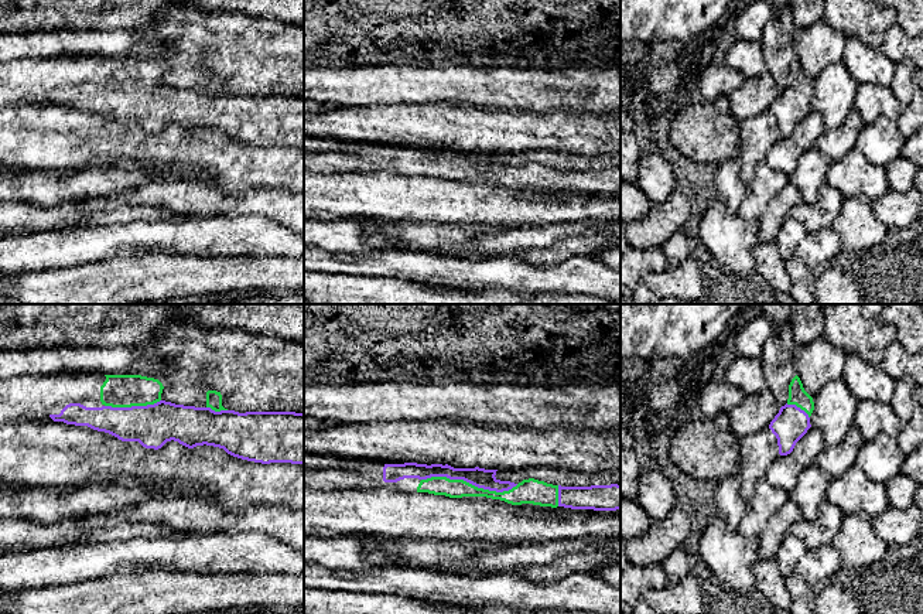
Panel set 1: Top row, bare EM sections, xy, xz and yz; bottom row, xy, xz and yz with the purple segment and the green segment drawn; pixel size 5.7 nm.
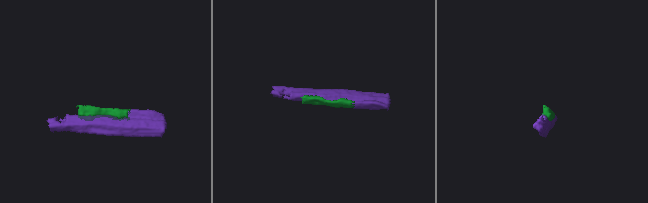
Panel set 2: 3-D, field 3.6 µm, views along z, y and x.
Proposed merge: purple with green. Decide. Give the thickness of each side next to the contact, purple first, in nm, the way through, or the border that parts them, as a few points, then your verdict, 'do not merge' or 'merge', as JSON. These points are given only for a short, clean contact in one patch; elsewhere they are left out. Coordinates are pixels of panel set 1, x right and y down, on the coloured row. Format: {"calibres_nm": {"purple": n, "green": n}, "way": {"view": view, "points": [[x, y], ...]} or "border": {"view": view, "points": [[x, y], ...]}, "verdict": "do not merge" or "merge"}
{"calibres_nm": {"purple": 110, "green": 110}, "verdict": "merge"}

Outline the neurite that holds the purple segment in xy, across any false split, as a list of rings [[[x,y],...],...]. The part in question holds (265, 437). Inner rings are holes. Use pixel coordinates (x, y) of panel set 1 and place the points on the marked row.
[[[21,375],[0,379],[0,426],[35,419],[88,426],[122,441],[139,441],[146,448],[161,448],[167,441],[194,448],[213,446],[228,454],[261,464],[304,464],[304,413],[246,412],[222,406],[222,395],[206,392],[206,406],[184,406],[161,399],[163,383],[141,375]]]

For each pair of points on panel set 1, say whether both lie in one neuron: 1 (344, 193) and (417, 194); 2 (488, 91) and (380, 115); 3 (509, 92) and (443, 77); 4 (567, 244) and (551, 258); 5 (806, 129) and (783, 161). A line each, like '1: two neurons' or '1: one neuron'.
1: one neuron
2: two neurons
3: one neuron
4: one neuron
5: one neuron

